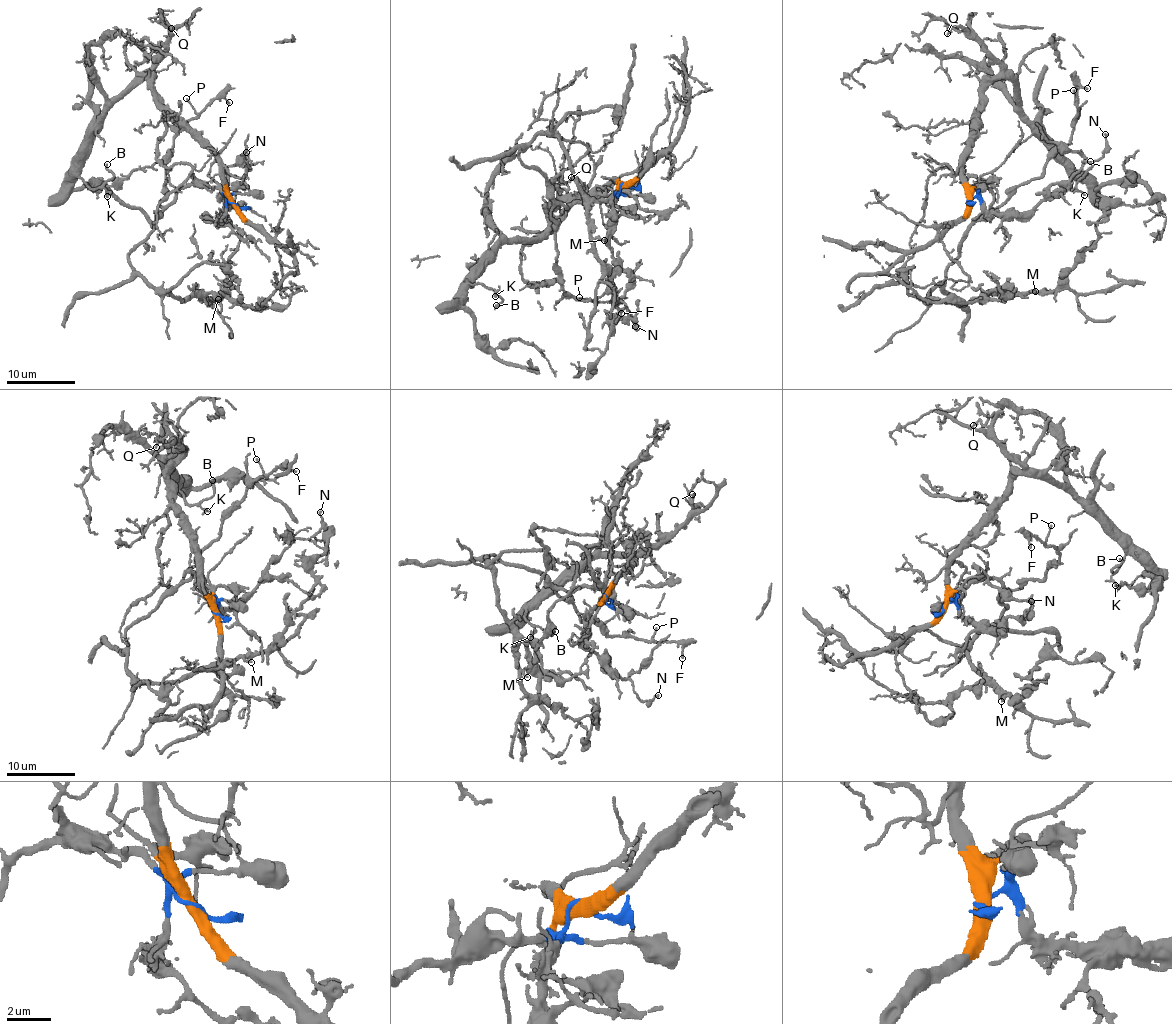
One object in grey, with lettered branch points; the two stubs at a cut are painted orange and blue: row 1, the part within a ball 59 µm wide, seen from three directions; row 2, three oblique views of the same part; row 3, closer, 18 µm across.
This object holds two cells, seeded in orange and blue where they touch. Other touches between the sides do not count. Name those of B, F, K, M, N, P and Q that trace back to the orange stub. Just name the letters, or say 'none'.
B, K, Q

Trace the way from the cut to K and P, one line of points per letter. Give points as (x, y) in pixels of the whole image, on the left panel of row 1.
K: (234, 204), (222, 163), (161, 103), (153, 76), (133, 83), (106, 111), (79, 166), (79, 177), (107, 197)
P: (234, 204), (205, 185), (183, 185), (167, 205), (160, 204), (175, 134), (196, 116), (187, 99)

